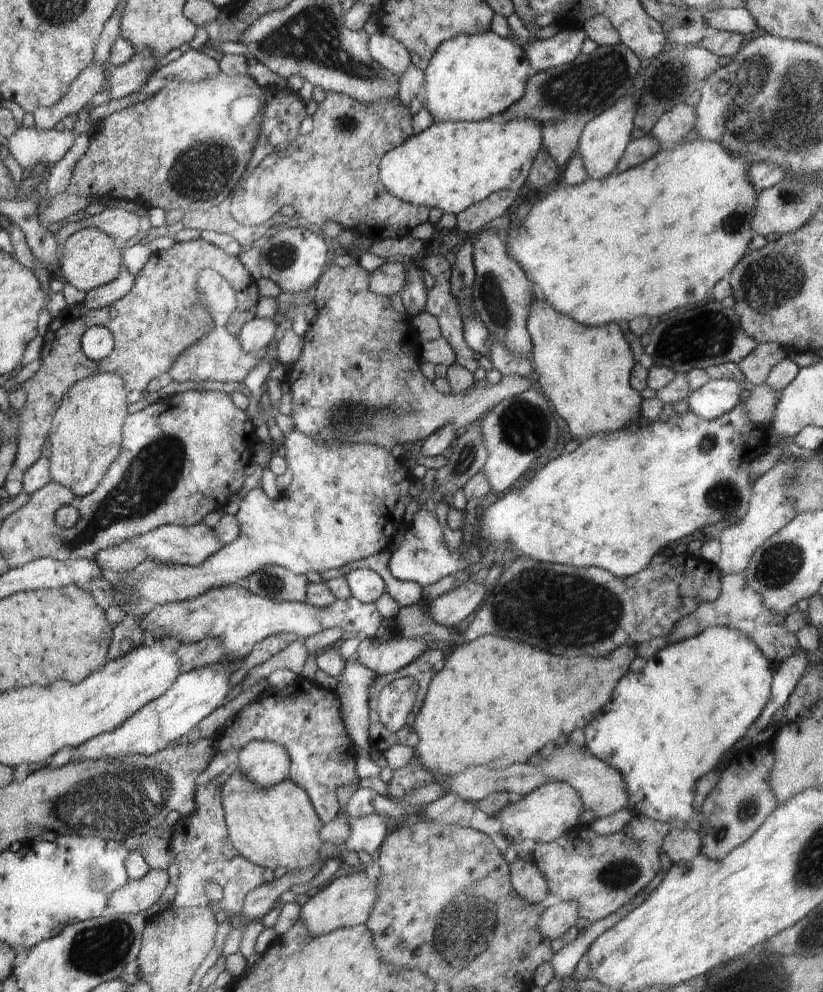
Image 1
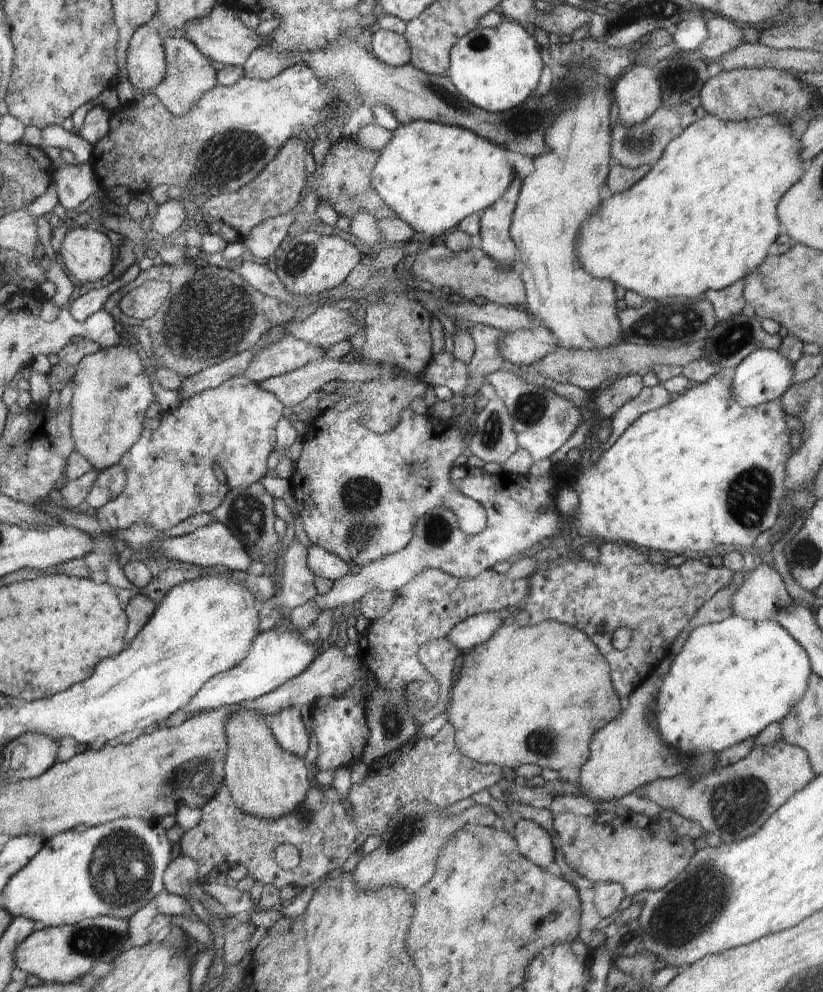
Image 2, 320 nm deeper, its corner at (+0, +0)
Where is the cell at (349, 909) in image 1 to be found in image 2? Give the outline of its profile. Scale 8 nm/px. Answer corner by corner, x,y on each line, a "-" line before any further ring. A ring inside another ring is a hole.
428,801
408,803
391,816
387,830
380,836
380,847
363,856
352,872
353,877
355,881
360,880
364,888
402,887
414,894
432,878
439,852
447,846
449,835
469,823
494,827
499,826
499,821
496,813
486,805
475,804
457,815
450,815
447,809
441,810

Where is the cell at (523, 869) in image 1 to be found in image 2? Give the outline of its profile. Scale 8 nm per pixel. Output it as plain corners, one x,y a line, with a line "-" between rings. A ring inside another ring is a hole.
521,818
512,829
512,834
519,853
534,864
546,868
555,859
552,837
539,824

